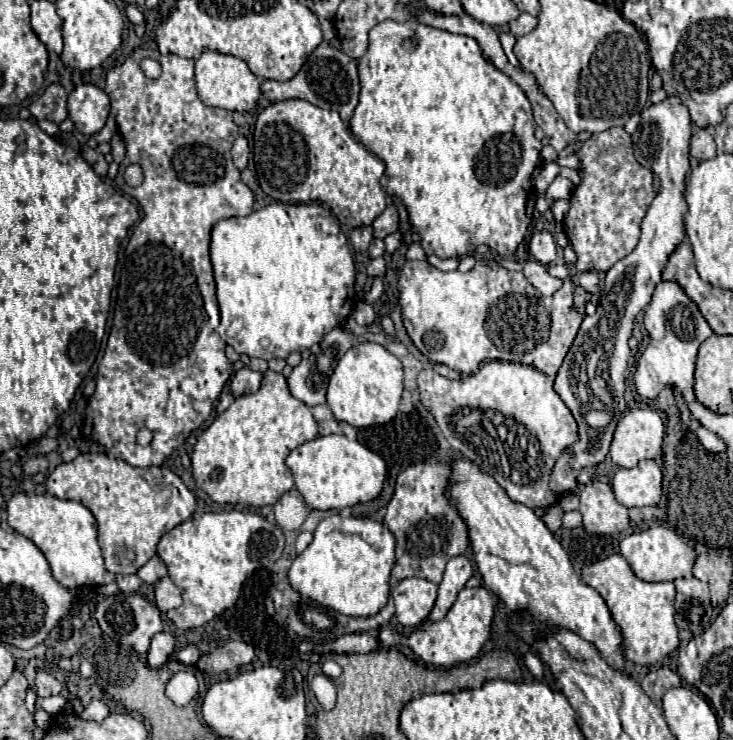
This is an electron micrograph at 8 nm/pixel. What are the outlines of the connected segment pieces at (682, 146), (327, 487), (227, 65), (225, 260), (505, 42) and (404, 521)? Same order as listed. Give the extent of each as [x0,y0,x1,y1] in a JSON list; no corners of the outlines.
[[551,98,691,496],[287,434,387,510],[195,52,261,112],[211,202,355,360],[499,32,521,68],[385,464,467,584]]

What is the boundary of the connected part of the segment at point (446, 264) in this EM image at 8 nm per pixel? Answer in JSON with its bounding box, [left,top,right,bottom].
[429,256,459,270]

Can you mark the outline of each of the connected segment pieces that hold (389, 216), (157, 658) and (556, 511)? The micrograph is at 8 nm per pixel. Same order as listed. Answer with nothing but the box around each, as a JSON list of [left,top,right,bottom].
[[371,204,399,238],[147,632,177,668],[543,504,563,532]]

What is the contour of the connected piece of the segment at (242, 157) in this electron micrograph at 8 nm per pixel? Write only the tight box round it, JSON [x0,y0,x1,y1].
[231,136,249,170]

